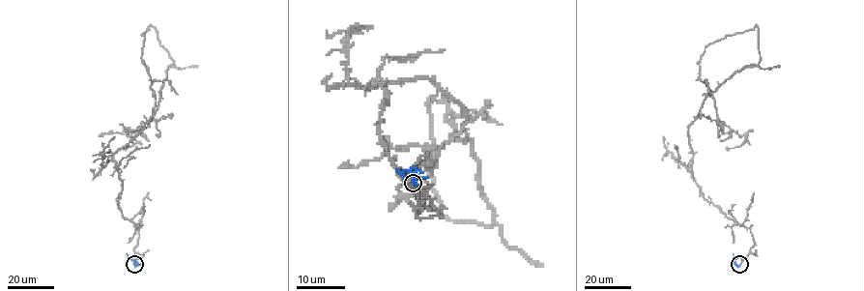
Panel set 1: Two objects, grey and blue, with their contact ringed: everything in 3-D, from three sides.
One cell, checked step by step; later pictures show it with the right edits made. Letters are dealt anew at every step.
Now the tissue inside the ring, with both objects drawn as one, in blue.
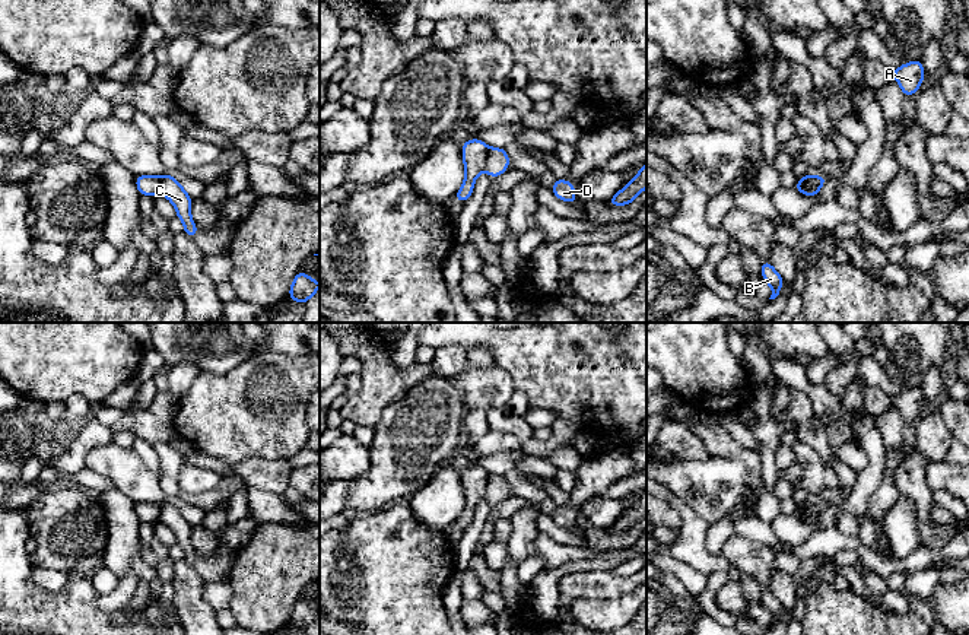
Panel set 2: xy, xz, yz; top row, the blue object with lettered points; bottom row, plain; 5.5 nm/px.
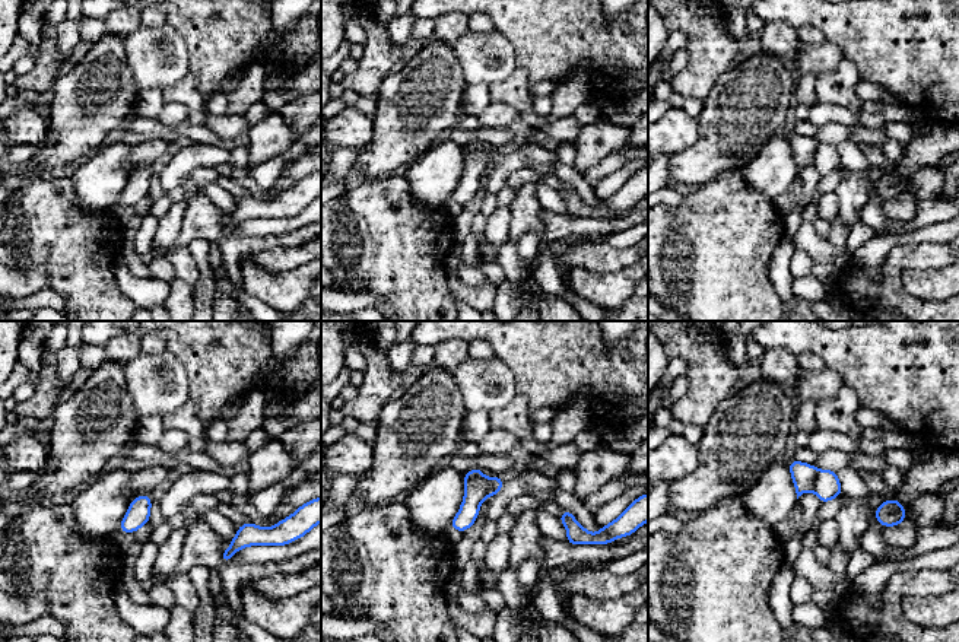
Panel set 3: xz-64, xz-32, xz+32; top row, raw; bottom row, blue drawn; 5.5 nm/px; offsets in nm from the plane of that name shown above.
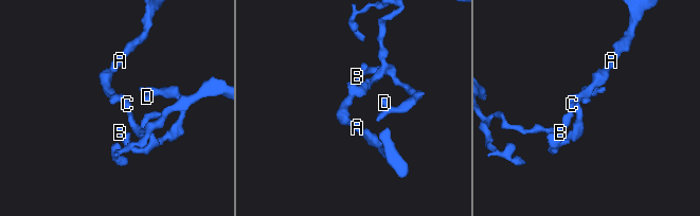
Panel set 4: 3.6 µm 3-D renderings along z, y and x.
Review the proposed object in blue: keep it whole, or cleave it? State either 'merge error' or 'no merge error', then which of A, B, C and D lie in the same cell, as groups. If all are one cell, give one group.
merge error; A / B C D

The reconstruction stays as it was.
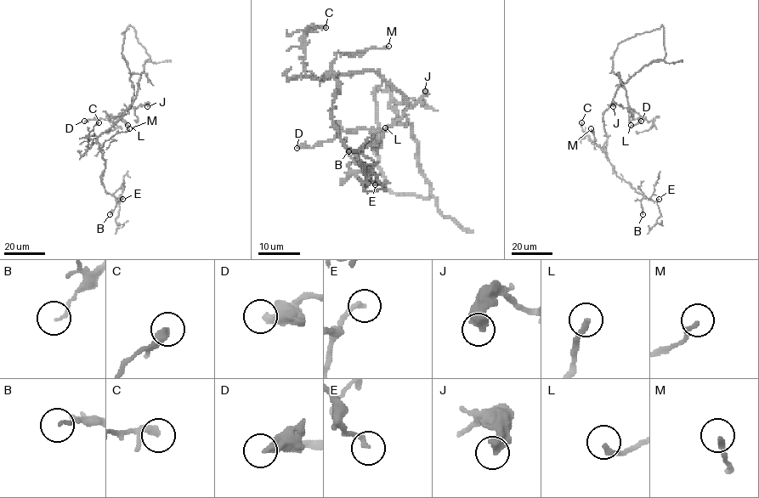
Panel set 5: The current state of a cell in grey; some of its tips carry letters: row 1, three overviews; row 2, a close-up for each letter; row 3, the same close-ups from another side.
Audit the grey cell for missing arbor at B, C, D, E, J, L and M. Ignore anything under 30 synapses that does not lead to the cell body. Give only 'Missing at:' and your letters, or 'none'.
Missing at: none

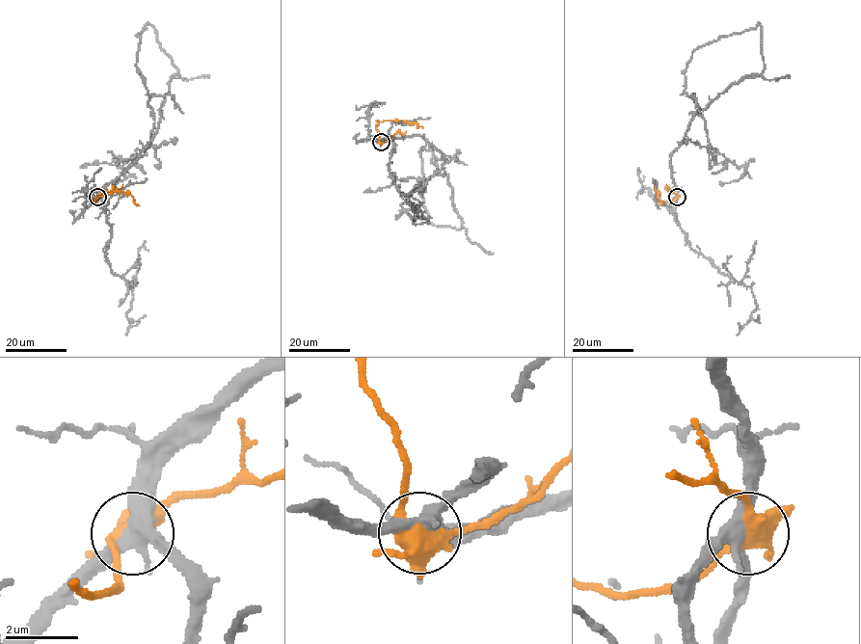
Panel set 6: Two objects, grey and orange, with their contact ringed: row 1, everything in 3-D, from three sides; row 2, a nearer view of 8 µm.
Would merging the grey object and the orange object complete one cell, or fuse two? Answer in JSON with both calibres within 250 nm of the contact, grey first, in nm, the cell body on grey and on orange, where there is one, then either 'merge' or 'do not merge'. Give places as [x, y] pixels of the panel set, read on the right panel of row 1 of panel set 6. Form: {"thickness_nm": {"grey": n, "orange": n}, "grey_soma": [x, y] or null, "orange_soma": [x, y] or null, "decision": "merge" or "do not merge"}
{"thickness_nm": {"grey": 400, "orange": 440}, "grey_soma": null, "orange_soma": null, "decision": "do not merge"}

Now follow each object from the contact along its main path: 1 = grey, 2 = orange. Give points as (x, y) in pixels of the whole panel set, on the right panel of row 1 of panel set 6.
1: (676, 197), (691, 116), (764, 69), (759, 23), (685, 73), (709, 143), (745, 166), (719, 184)
2: (676, 197), (671, 201), (660, 201), (657, 199), (656, 191), (662, 205)

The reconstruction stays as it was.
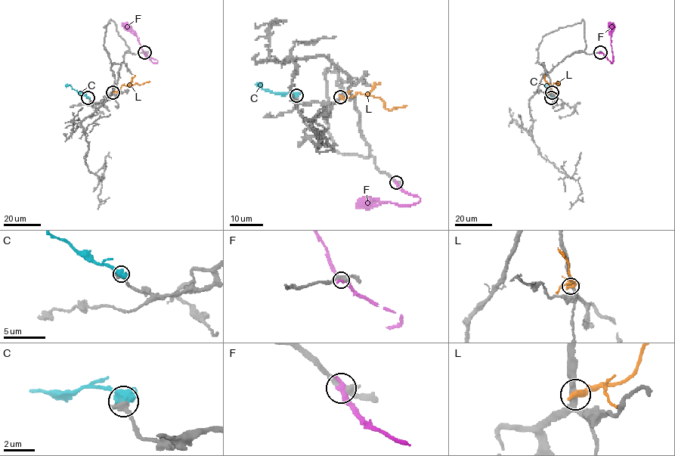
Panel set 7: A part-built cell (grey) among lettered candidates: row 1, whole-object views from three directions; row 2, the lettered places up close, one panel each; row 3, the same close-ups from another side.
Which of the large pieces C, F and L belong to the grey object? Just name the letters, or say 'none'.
C

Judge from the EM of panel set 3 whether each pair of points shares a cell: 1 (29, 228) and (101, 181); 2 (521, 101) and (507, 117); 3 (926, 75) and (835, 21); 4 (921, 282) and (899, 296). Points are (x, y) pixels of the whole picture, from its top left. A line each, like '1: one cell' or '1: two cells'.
1: two cells
2: two cells
3: one cell
4: two cells

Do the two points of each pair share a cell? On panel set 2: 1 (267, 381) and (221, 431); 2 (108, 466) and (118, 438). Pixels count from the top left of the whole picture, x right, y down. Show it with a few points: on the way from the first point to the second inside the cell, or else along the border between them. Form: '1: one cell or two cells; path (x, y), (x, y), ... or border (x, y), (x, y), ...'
1: one cell; path (259, 393), (232, 419)
2: two cells; border (113, 440), (132, 448)

